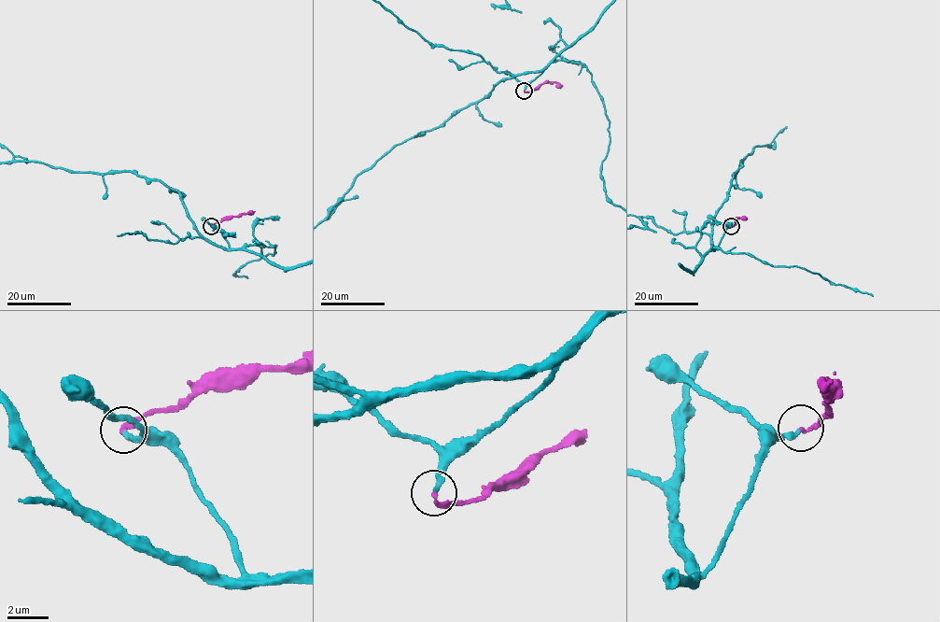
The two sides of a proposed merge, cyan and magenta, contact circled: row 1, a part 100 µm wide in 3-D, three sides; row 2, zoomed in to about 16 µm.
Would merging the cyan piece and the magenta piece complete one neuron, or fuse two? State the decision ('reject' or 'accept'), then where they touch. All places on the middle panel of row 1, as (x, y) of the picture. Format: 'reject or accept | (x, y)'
accept | (524, 91)

